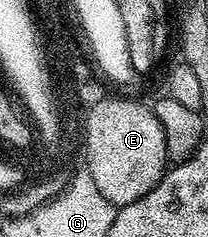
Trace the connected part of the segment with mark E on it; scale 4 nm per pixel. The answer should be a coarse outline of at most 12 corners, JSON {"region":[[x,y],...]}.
{"region":[[117,97],[83,139],[87,173],[117,209],[167,170],[154,108]]}

